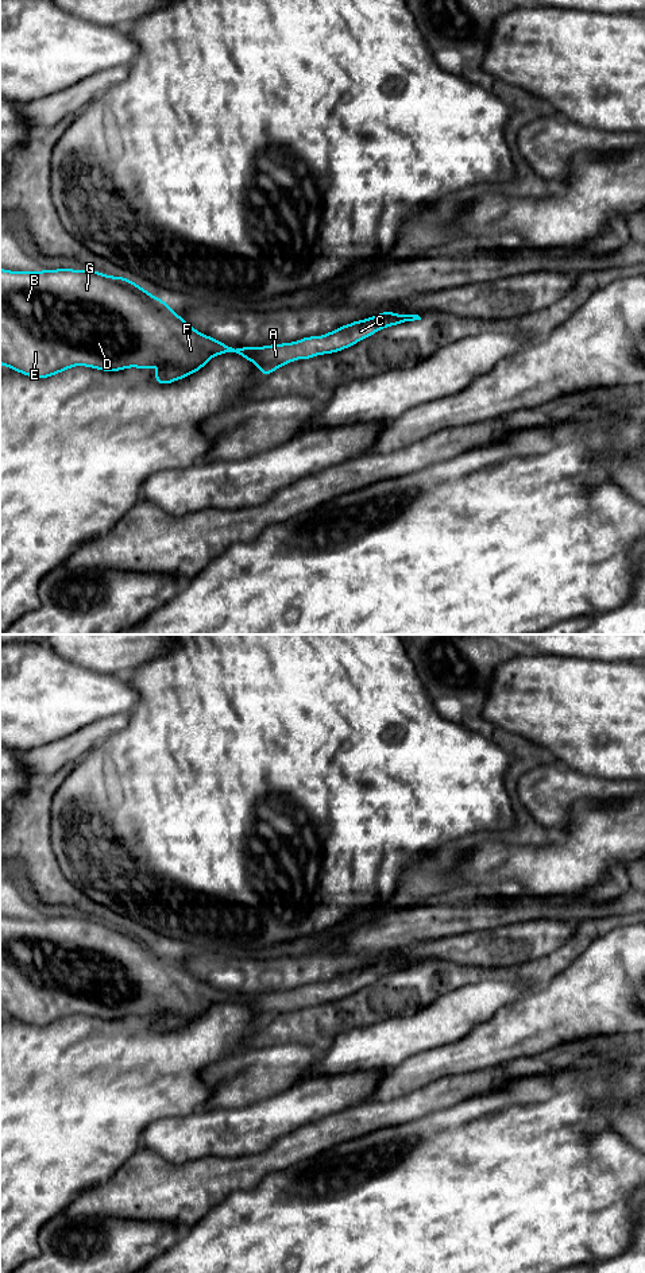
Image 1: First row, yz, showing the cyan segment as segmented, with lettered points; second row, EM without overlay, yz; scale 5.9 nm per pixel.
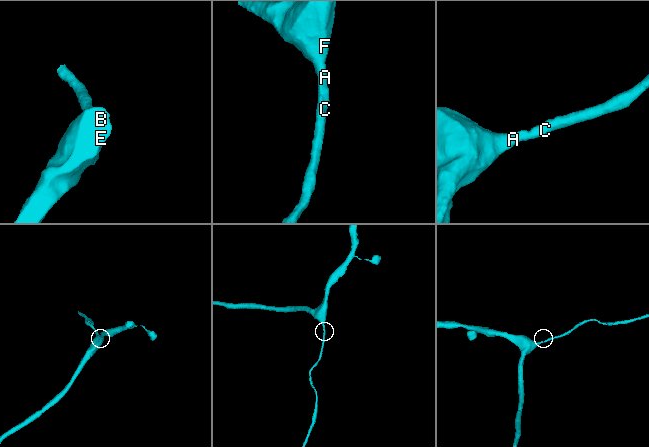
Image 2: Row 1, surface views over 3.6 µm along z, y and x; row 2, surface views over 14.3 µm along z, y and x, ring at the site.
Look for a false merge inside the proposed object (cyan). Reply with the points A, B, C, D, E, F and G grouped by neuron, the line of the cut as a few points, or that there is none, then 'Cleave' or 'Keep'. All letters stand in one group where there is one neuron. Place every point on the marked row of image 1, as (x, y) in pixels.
Groups: A B C D E F G. No split. Keep

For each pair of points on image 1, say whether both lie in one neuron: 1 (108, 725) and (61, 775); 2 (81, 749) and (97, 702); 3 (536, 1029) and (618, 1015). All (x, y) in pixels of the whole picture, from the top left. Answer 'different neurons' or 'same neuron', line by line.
1: different neurons
2: different neurons
3: same neuron

